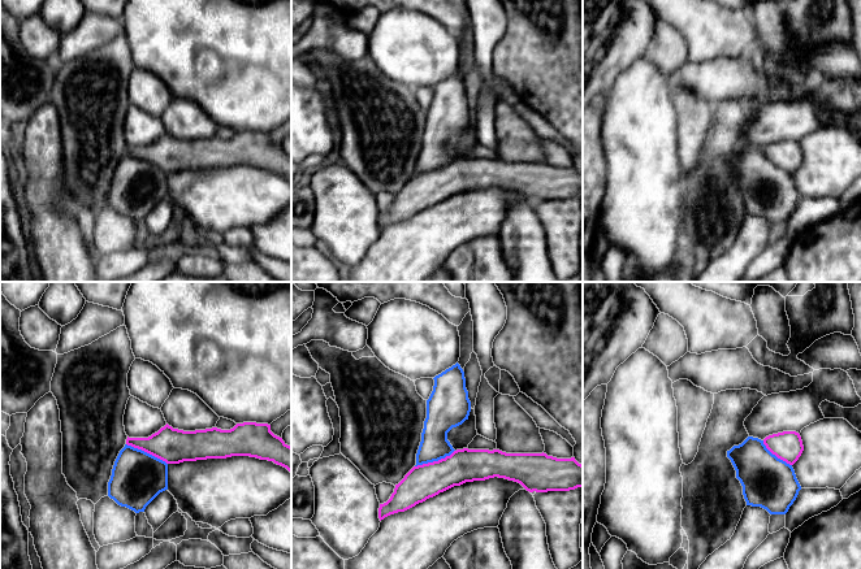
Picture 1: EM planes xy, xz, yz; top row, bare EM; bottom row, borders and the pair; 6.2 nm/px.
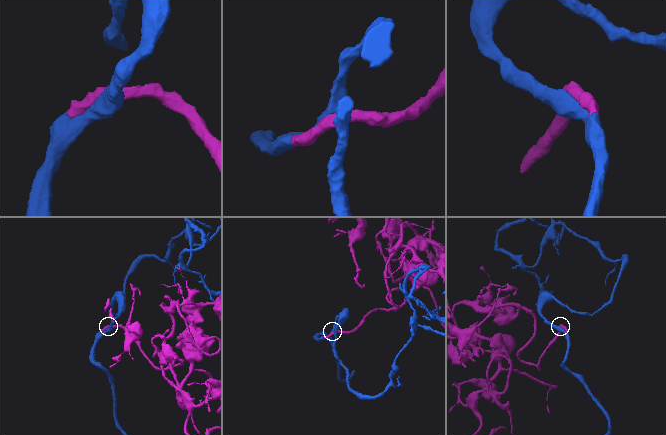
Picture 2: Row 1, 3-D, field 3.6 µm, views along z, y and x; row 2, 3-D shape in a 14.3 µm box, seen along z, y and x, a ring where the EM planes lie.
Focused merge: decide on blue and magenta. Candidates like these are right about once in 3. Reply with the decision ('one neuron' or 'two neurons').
one neuron

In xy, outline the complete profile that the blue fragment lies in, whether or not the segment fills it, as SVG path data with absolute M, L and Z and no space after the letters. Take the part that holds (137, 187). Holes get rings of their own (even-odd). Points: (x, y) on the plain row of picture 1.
M243 131L230 139L217 136L183 140L168 133L148 147L129 147L108 191L108 205L135 222L168 199L168 174L207 168L250 165L273 170L291 182L291 156L271 140L271 134Z

